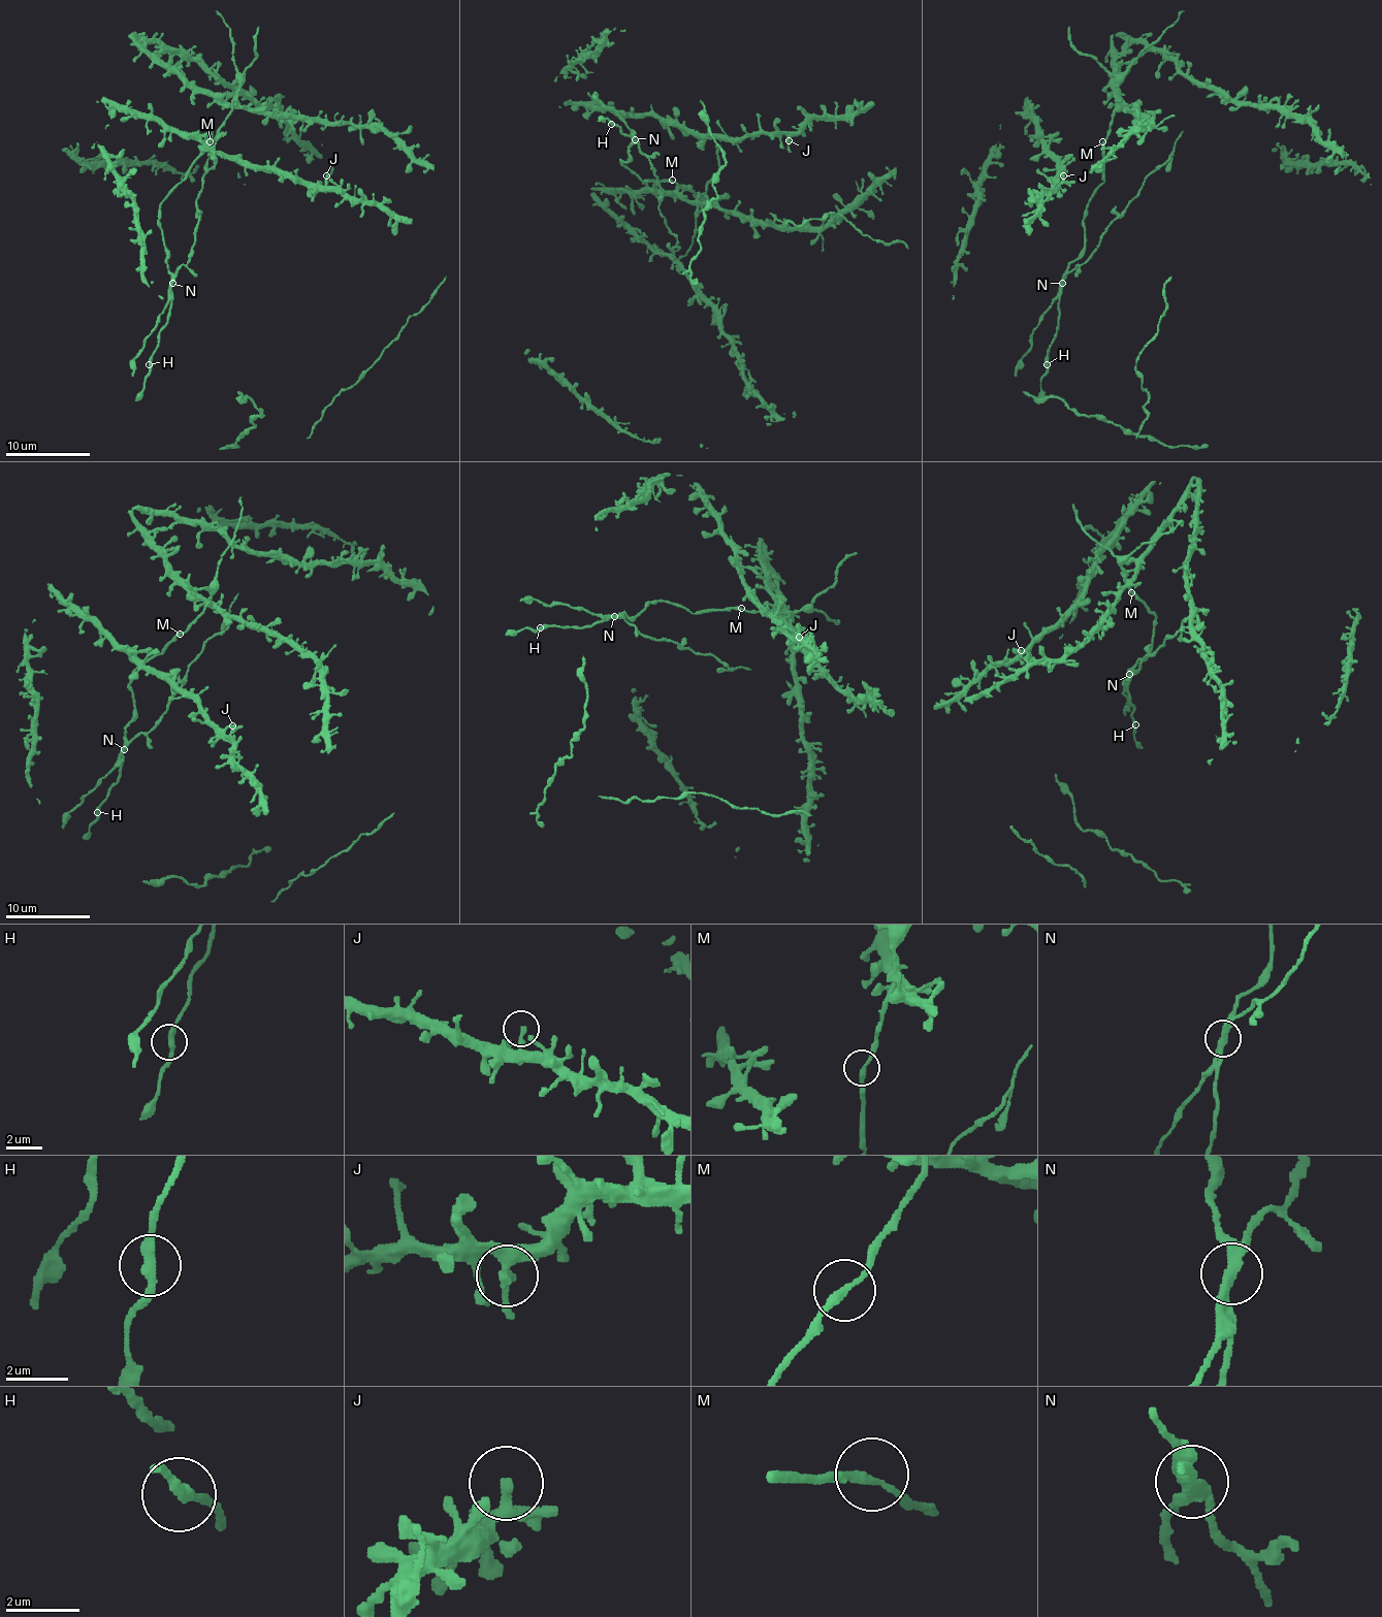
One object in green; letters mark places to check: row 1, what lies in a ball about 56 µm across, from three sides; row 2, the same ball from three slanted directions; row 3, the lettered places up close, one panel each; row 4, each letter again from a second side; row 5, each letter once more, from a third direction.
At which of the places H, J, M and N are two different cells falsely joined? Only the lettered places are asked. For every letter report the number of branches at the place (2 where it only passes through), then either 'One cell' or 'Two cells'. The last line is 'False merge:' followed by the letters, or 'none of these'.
H: Branches: 2. One cell
J: Branches: 2. One cell
M: Branches: 2. One cell
N: Branches: 3. Two cells
False merge: N

